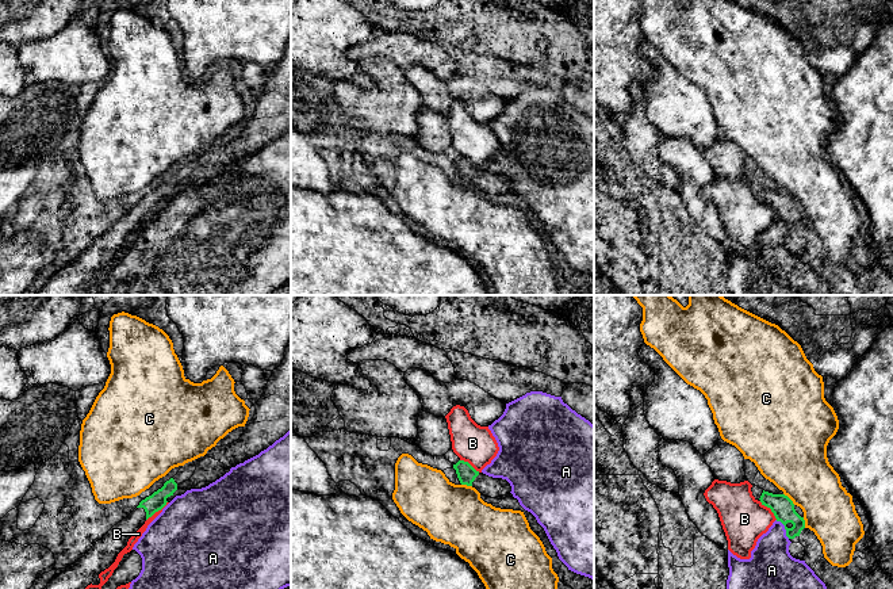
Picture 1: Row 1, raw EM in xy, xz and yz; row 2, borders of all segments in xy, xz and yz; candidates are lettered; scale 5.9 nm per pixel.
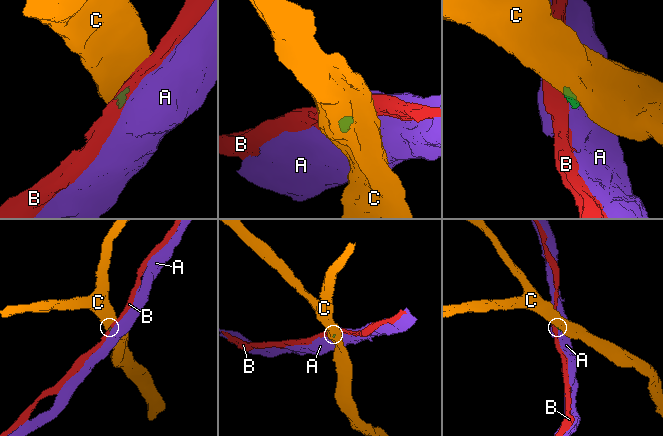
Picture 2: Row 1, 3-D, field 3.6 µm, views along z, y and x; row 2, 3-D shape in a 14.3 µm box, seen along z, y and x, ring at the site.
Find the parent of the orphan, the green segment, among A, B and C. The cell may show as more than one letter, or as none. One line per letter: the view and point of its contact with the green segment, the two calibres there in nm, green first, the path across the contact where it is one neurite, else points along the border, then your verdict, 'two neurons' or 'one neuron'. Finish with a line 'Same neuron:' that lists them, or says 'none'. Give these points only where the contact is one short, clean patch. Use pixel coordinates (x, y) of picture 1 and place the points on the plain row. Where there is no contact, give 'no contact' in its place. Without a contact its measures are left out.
A: yz (785, 225) | 140/280 nm | along yz (775, 217), (784, 222), (785, 230), (789, 234) | two neurons
B: xy (157, 207) | 110/50 nm | along xy (167, 198), (146, 217) | two neurons
C: yz (789, 195) | 140/400 nm | along yz (784, 190), (794, 201) | two neurons
Same neuron: none

